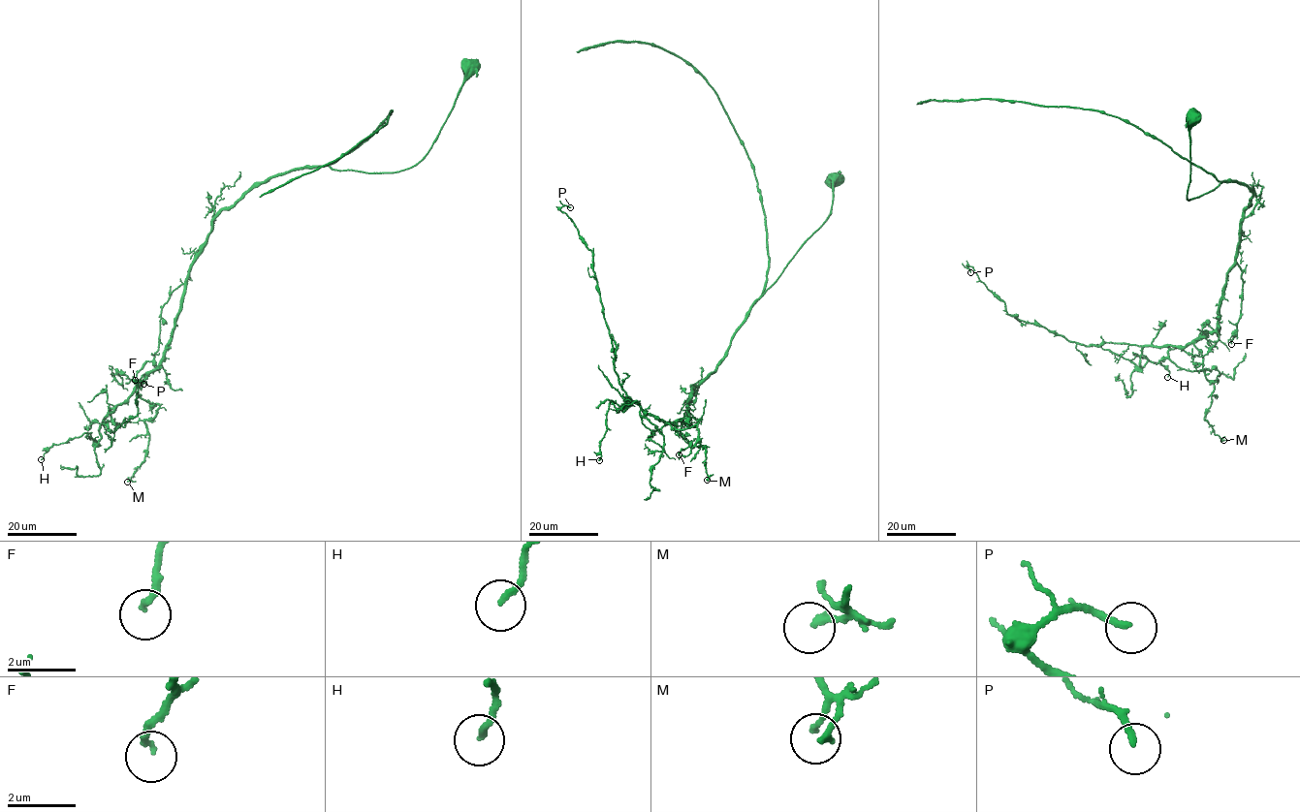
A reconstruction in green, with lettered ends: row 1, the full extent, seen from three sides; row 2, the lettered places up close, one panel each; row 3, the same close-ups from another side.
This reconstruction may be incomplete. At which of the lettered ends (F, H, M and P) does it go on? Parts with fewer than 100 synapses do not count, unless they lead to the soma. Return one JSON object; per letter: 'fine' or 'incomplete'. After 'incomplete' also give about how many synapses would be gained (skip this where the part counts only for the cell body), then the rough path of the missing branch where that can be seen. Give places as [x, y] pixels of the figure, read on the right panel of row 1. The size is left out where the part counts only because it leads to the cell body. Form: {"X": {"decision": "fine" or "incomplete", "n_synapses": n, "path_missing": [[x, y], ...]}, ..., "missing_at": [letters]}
{"F": {"decision": "fine"}, "H": {"decision": "fine"}, "M": {"decision": "fine"}, "P": {"decision": "fine"}, "missing_at": []}

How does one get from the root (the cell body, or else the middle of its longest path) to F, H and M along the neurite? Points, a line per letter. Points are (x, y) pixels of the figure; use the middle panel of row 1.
F: (834, 178), (830, 216), (750, 307), (716, 368), (691, 386), (693, 396), (681, 433), (690, 442), (679, 454)
H: (834, 178), (830, 216), (691, 386), (689, 421), (611, 400), (599, 460)
M: (834, 178), (830, 216), (750, 307), (716, 368), (691, 386), (689, 421), (666, 422), (698, 425), (707, 480)

